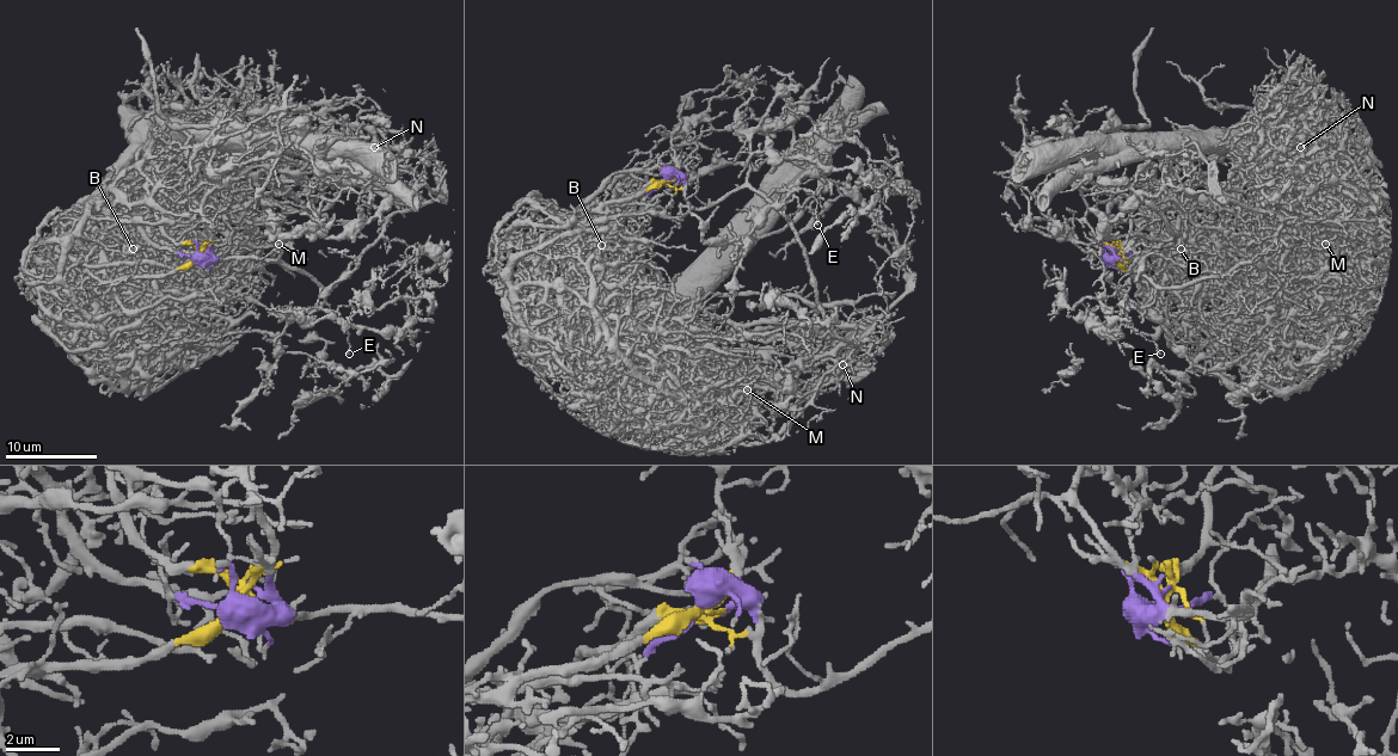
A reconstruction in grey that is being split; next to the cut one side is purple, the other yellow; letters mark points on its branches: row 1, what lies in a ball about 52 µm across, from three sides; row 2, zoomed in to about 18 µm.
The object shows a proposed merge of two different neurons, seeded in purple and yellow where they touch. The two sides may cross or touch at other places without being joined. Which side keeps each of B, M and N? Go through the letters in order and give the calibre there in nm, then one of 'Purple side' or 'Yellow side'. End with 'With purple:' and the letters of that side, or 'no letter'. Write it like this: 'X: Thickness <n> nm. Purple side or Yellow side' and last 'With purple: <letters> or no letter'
B: Thickness 160 nm. Yellow side
M: Thickness 200 nm. Yellow side
N: Thickness 130 nm. Yellow side
With purple: no letter

